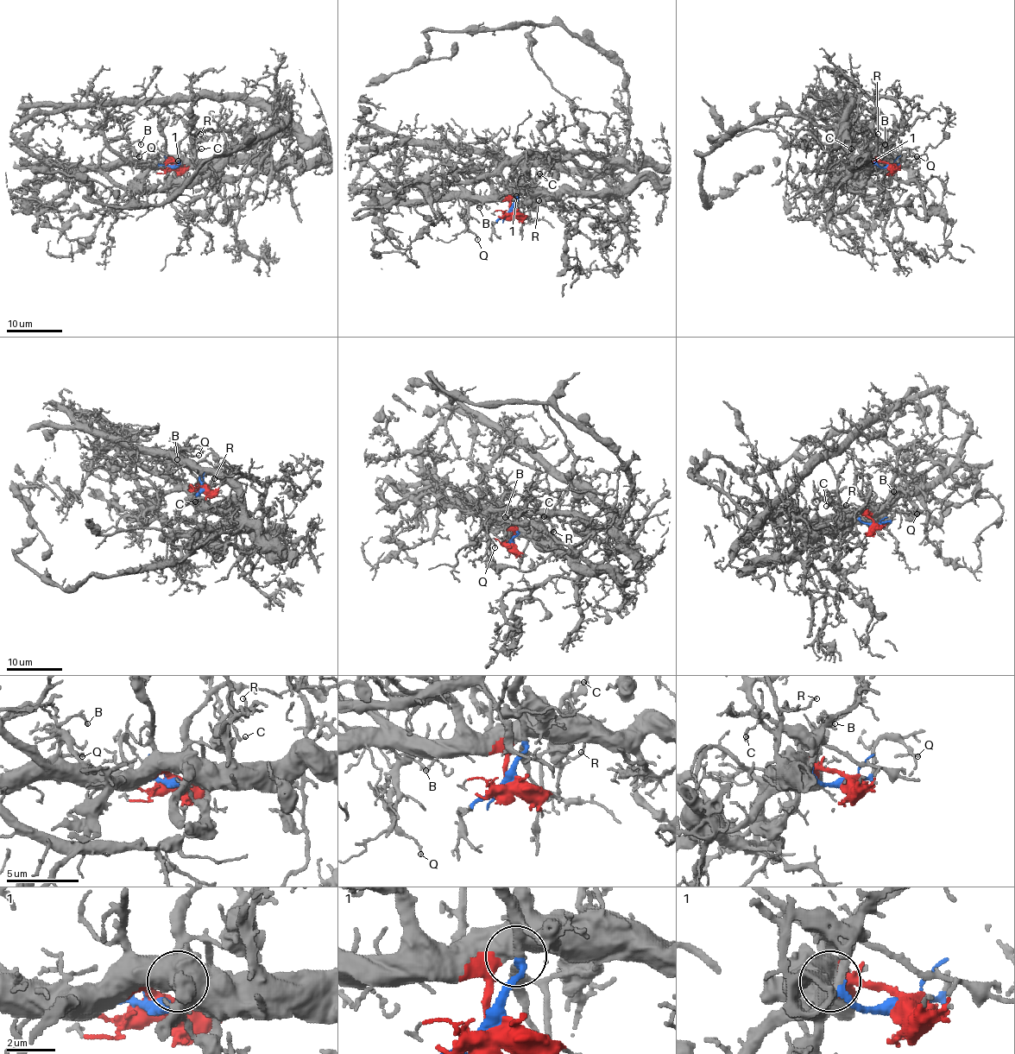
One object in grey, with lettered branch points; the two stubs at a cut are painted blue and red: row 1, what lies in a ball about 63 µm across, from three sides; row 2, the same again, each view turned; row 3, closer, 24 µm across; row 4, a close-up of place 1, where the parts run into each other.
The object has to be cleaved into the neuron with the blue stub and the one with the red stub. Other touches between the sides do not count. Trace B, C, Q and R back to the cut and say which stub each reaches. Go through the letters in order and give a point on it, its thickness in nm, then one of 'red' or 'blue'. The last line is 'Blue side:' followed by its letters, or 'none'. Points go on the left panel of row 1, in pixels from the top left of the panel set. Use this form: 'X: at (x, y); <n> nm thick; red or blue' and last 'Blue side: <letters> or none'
B: at (141, 144); 130 nm thick; red
C: at (201, 148); 190 nm thick; red
Q: at (139, 156); 130 nm thick; red
R: at (200, 134); 140 nm thick; red
Blue side: none

